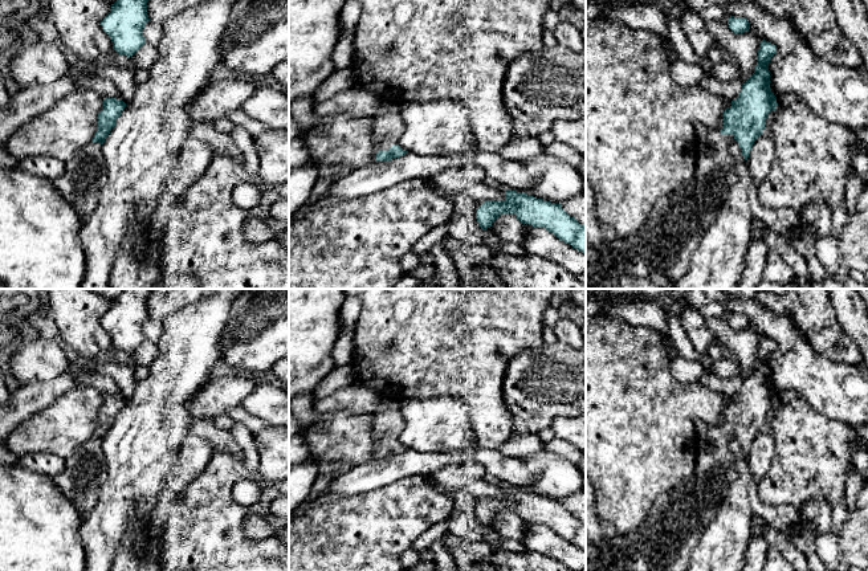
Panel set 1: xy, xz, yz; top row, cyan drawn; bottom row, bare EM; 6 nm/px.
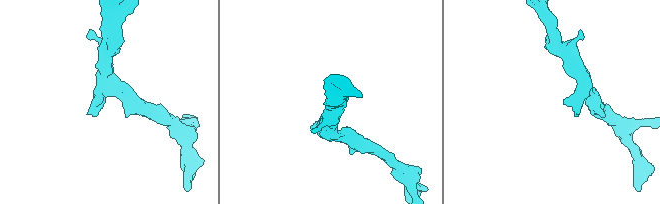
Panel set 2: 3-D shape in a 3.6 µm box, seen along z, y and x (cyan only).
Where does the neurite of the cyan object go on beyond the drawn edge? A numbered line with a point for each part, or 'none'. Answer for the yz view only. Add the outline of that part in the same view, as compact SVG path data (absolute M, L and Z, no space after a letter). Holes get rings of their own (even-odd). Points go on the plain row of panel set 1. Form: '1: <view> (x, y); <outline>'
1: yz (671, 530); M709 429L713 450L697 450L692 476L656 498L637 534L616 533L612 539L586 543L586 571L685 571L700 535L714 518L725 492L737 477L734 456L728 448L732 436L732 431Z

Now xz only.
1: xz (387, 425); M399 403L394 408L374 413L372 436L378 448L387 448L391 442L398 442L404 429L404 419L399 411Z

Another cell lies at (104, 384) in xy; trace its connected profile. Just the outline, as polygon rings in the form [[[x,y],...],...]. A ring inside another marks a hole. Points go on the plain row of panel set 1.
[[[73,363],[70,364],[69,371],[77,378],[78,387],[93,387],[103,396],[122,396],[119,387],[105,375],[83,371]]]

